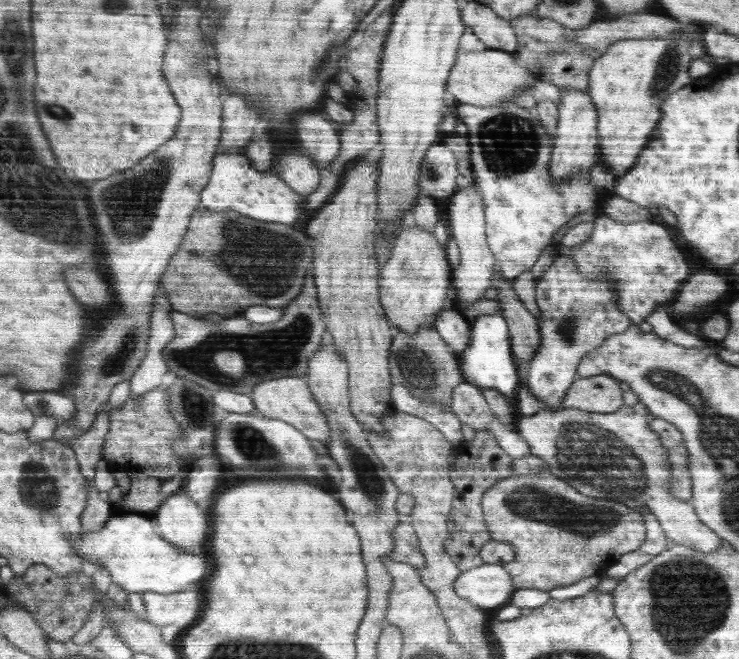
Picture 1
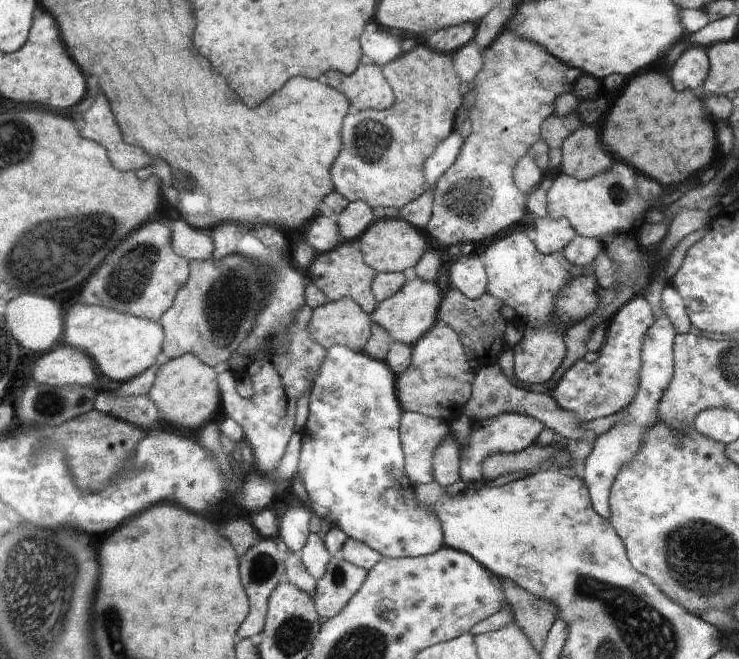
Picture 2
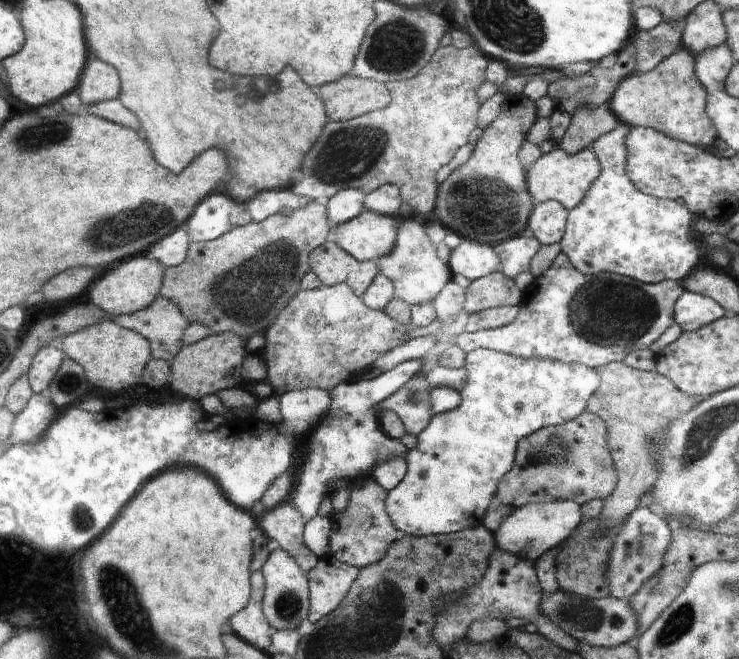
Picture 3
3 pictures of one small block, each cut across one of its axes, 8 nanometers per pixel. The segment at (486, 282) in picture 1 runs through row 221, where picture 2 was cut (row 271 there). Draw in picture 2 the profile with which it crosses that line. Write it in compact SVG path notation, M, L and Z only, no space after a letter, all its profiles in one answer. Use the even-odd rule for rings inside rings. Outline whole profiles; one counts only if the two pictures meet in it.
M466 255L453 260L447 272L452 288L472 300L487 292L487 274L480 256Z

